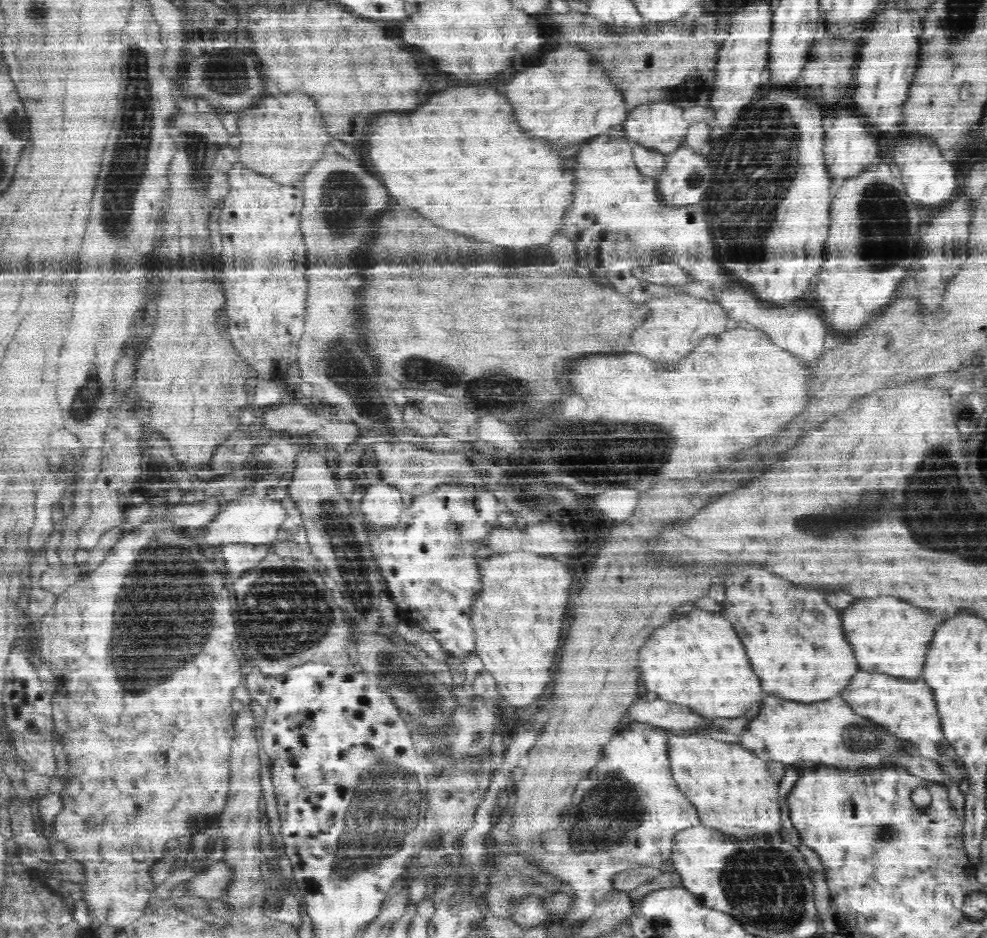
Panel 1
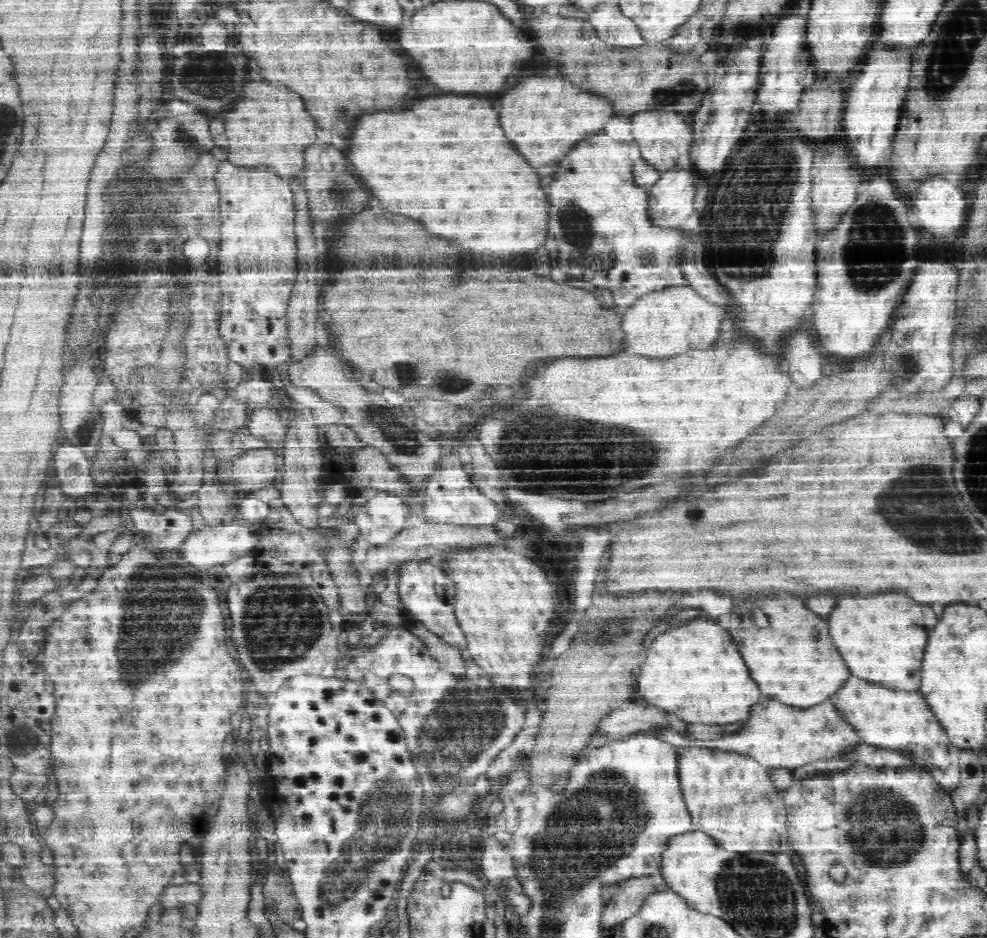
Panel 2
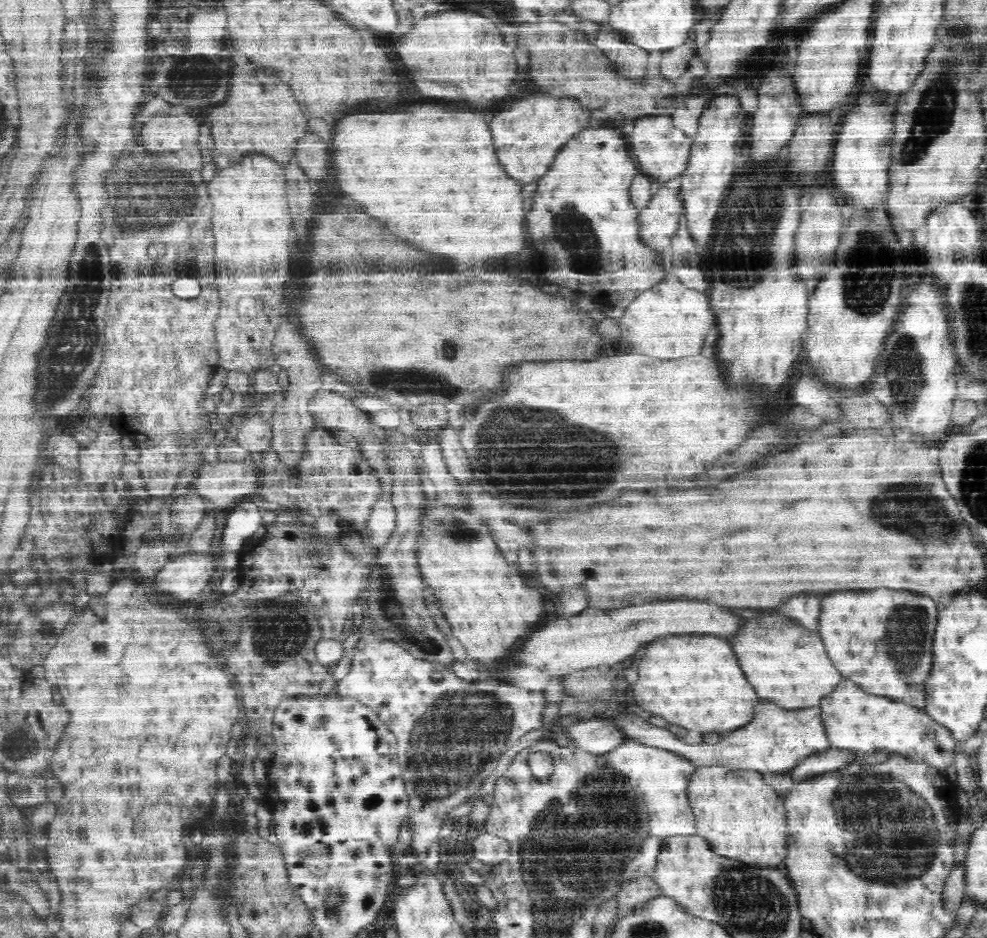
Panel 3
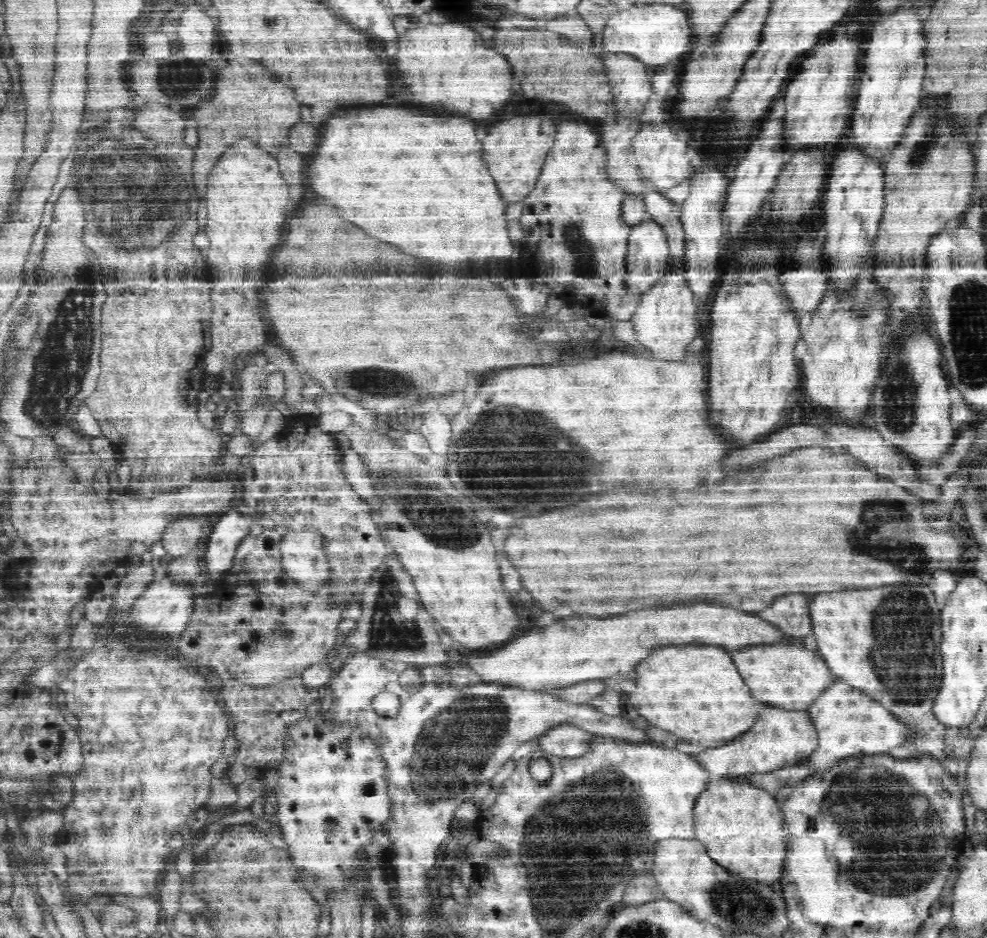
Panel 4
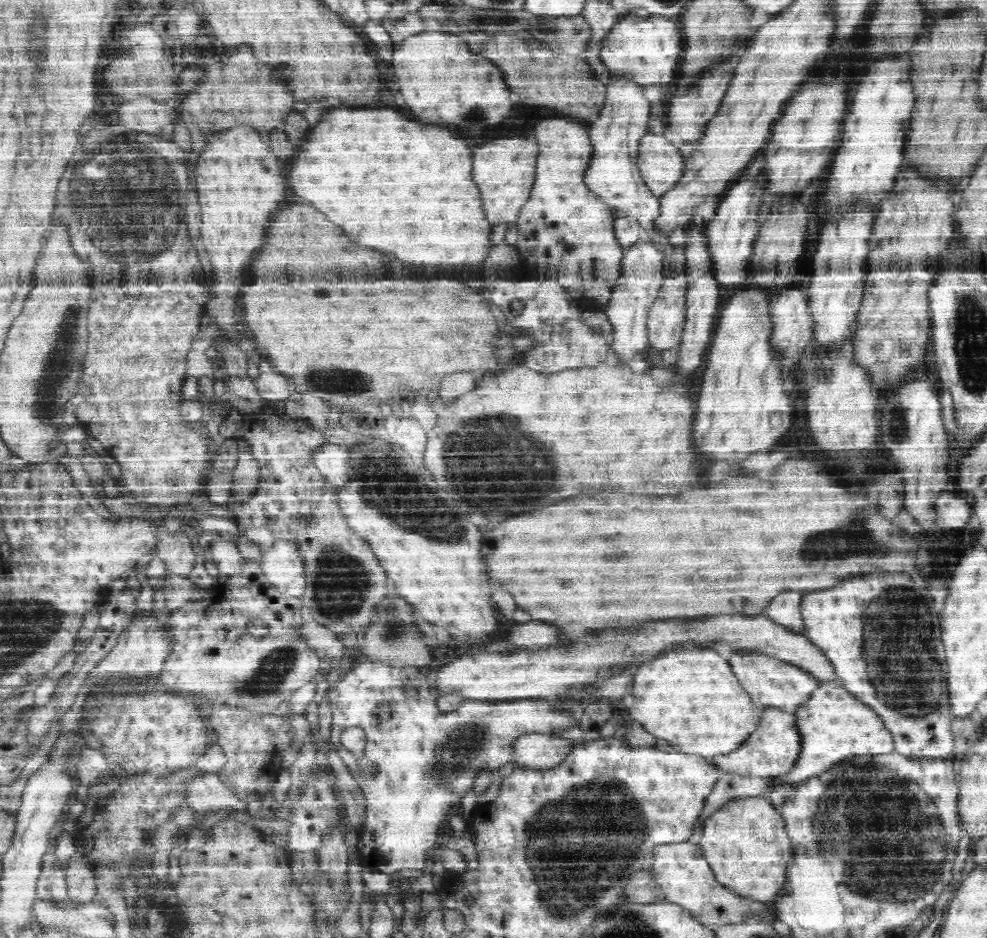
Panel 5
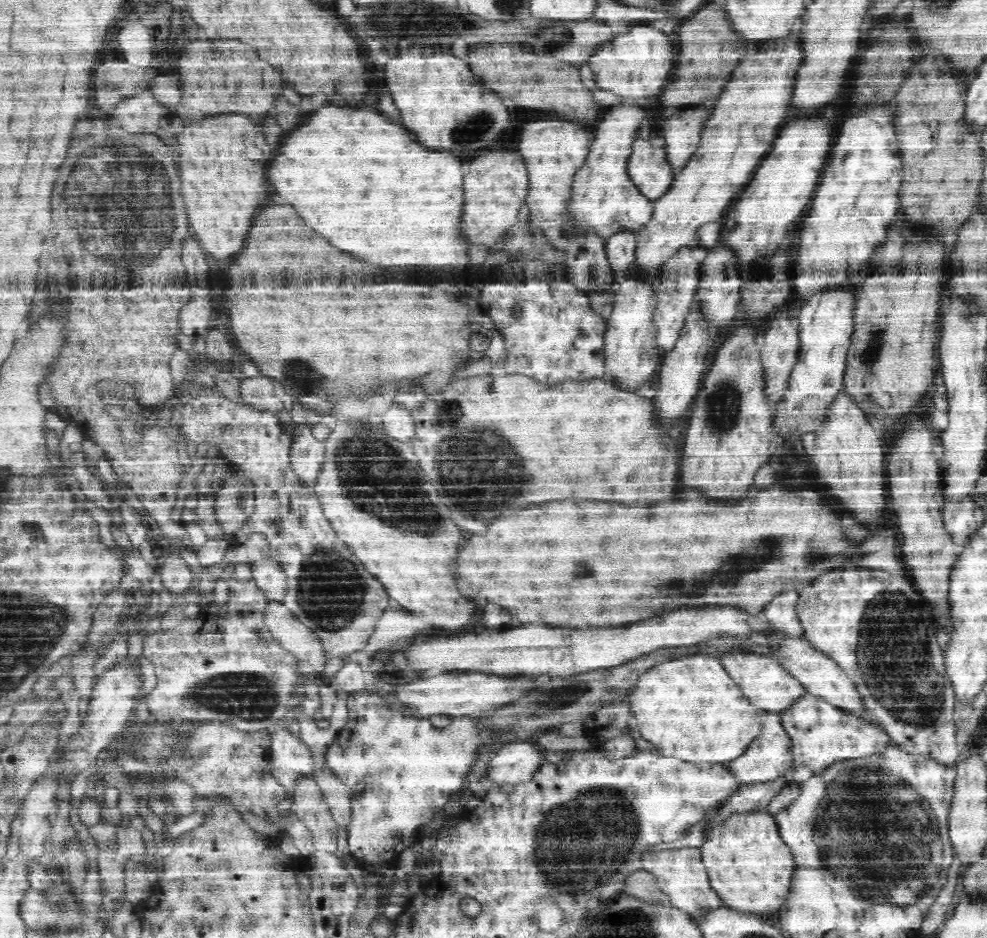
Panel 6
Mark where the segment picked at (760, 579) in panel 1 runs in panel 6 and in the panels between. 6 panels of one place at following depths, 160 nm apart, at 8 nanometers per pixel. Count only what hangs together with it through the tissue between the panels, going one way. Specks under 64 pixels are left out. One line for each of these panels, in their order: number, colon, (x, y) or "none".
2: (793, 658)
3: (786, 663)
4: (782, 674)
5: (771, 681)
6: (769, 685)

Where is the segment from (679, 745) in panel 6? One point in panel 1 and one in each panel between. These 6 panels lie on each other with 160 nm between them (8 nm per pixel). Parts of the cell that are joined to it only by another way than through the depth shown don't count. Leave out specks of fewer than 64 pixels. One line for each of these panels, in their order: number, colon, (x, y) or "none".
1: (697, 660)
2: (690, 671)
3: (678, 681)
4: (695, 691)
5: (691, 698)

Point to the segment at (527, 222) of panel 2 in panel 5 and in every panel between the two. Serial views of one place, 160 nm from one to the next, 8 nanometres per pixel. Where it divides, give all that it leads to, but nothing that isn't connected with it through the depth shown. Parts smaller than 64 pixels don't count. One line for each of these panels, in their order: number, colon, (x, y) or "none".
3: (432, 172)
4: (424, 177)
5: (401, 185)

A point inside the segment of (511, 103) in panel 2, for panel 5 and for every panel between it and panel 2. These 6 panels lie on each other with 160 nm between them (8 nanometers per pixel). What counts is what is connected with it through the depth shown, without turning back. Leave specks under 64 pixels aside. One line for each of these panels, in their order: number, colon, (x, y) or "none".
3: (528, 135)
4: (516, 149)
5: (506, 168)

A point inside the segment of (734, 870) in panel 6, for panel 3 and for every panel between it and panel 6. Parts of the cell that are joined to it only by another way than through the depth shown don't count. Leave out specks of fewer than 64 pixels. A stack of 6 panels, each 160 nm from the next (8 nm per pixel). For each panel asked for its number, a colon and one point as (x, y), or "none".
3: (740, 816)
4: (741, 824)
5: (745, 841)

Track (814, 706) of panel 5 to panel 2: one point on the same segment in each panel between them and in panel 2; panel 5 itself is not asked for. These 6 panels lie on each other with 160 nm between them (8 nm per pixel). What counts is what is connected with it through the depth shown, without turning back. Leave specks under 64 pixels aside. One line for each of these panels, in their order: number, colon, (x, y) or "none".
2: (895, 719)
3: (863, 721)
4: (849, 723)

